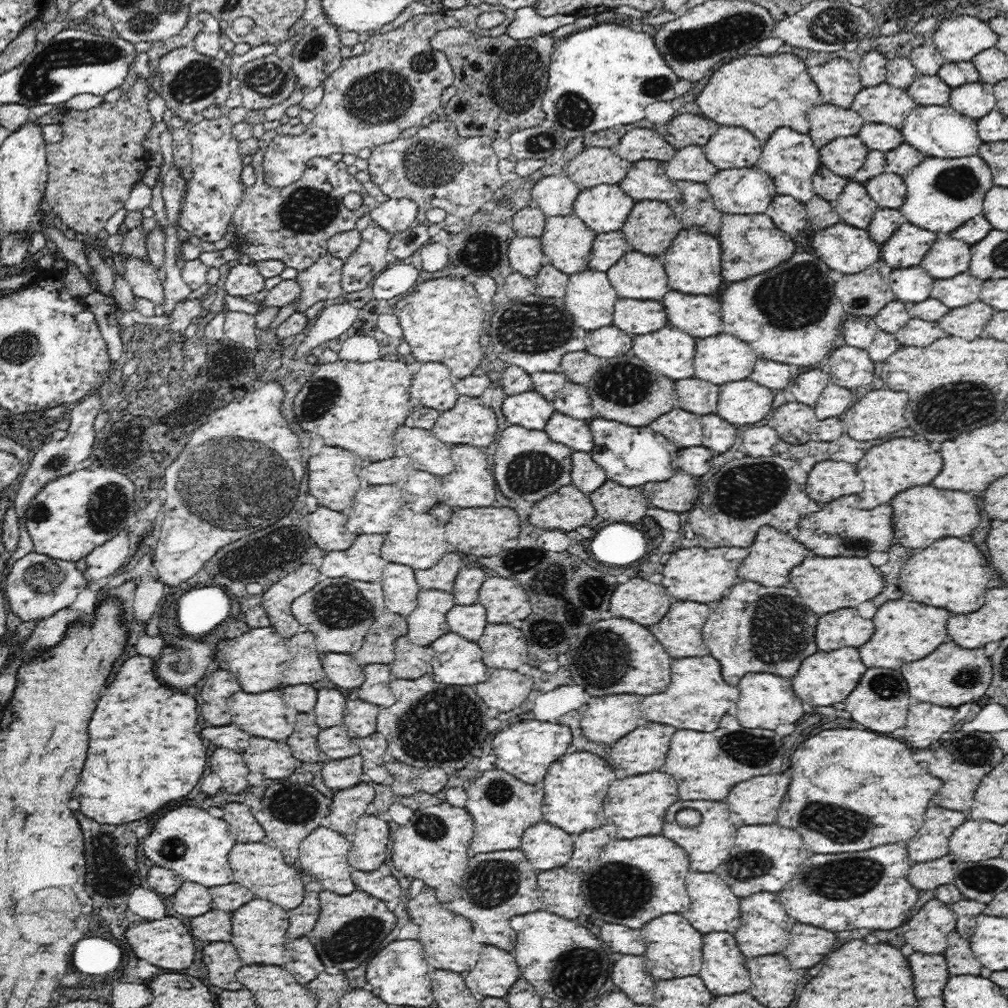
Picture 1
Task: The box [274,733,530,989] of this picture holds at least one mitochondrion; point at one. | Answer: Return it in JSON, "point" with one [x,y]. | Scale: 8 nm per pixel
{"point":[352,942]}

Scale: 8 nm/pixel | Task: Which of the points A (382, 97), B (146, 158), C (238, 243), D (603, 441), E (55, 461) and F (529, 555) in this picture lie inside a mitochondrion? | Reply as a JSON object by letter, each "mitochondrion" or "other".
{"A":"mitochondrion","B":"other","C":"other","D":"other","E":"mitochondrion","F":"mitochondrion"}

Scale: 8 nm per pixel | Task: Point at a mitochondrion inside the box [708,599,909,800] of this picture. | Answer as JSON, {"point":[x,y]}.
{"point":[751,750]}

